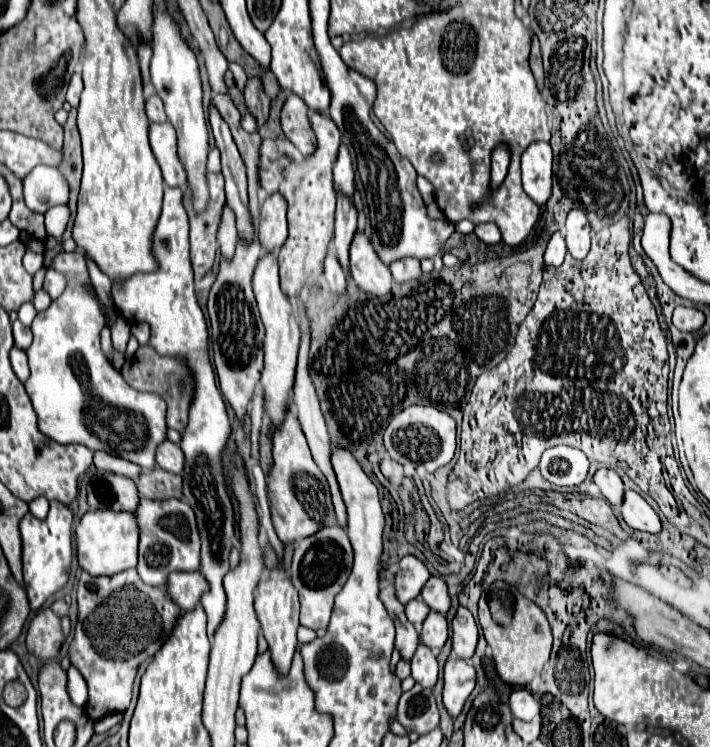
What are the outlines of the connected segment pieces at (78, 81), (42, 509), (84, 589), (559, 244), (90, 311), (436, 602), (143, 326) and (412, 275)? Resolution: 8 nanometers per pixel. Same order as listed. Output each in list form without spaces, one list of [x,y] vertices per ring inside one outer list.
[[[76,72],[70,80],[68,86],[68,94],[66,94],[66,102],[70,102],[72,108],[78,108],[78,100],[80,100],[80,92],[82,92],[82,74]]]
[[[34,498],[28,506],[36,518],[46,518],[46,514],[48,514],[48,500],[46,498]]]
[[[124,570],[106,578],[92,578],[82,572],[76,600],[78,622],[68,646],[68,658],[88,684],[88,702],[84,712],[92,722],[98,722],[108,714],[124,712],[128,708],[140,662],[154,656],[182,610],[164,594],[162,588],[142,584],[136,570]]]
[[[556,232],[550,242],[548,242],[548,248],[546,248],[546,254],[544,254],[544,260],[548,266],[554,266],[558,268],[562,262],[564,262],[564,256],[566,256],[566,242],[562,238],[560,232]]]
[[[80,248],[74,252],[62,250],[50,260],[50,268],[64,274],[66,290],[56,300],[52,300],[48,310],[38,312],[30,326],[34,334],[32,346],[26,350],[30,378],[24,382],[24,388],[38,414],[40,432],[60,444],[84,444],[90,450],[104,450],[130,460],[144,470],[154,468],[154,450],[162,440],[166,440],[166,402],[152,392],[144,396],[142,392],[130,388],[122,374],[116,372],[104,358],[100,350],[100,330],[106,326],[106,318],[92,290],[84,252]]]
[[[438,576],[428,578],[428,582],[424,584],[420,598],[428,604],[430,610],[438,612],[438,614],[446,614],[450,608],[450,596],[448,596],[448,588],[446,582]]]
[[[134,322],[132,324],[132,336],[136,336],[136,340],[140,344],[148,344],[148,338],[150,338],[150,328],[146,322]]]
[[[406,258],[406,260],[396,260],[392,266],[390,266],[390,272],[394,276],[396,282],[410,282],[410,280],[416,280],[422,276],[422,270],[420,270],[420,262],[414,260],[414,258]]]

